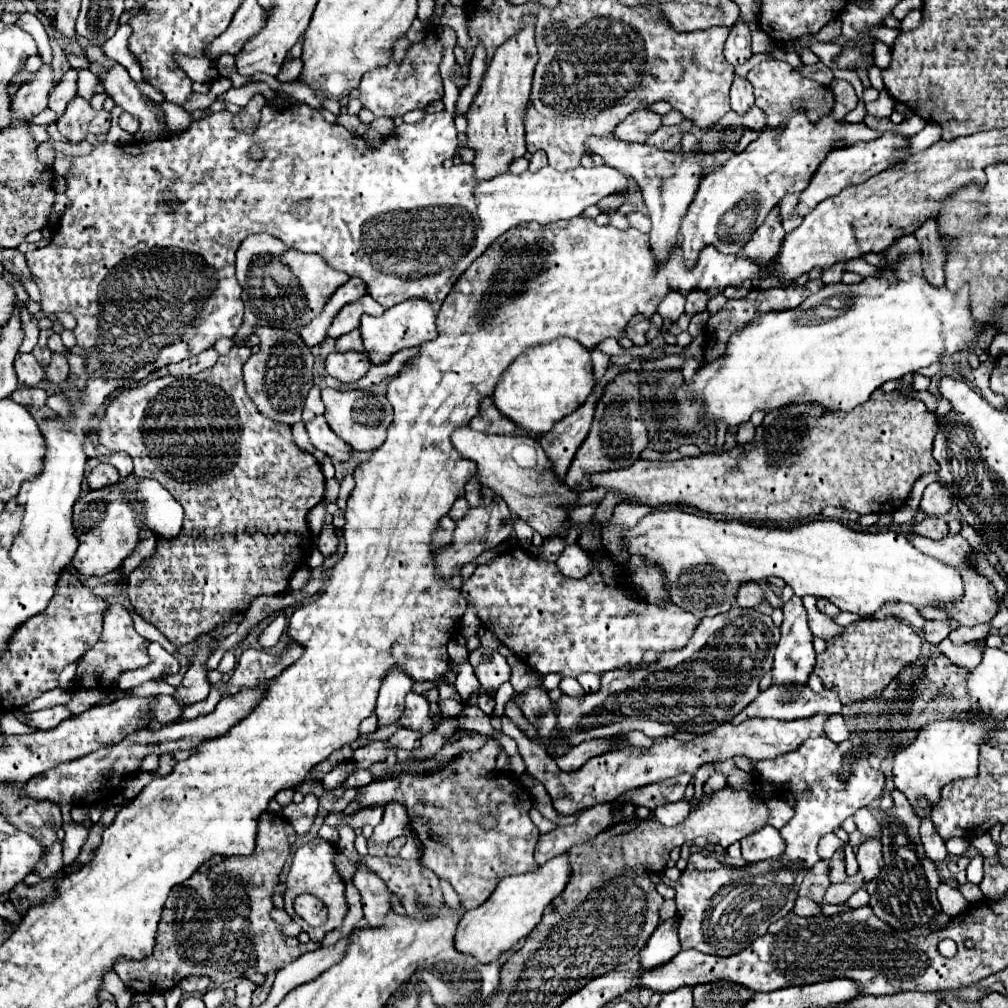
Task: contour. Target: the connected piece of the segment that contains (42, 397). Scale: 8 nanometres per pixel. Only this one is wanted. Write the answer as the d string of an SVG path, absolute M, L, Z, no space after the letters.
M20 387L12 393L12 399L20 405L44 405L48 399L48 393L40 387Z

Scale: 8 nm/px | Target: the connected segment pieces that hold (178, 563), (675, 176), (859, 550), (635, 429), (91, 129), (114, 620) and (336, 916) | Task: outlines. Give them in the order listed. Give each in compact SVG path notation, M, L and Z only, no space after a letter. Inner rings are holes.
M234 345L228 355L218 357L214 367L210 367L210 369L198 373L198 375L192 375L192 377L166 375L166 377L154 379L154 381L148 381L144 385L138 385L134 389L122 391L118 397L112 399L112 403L108 405L100 425L96 429L102 445L106 445L112 451L126 451L132 457L134 471L138 473L138 477L150 477L150 479L160 481L160 485L166 487L172 493L172 497L184 507L184 527L182 527L182 531L170 541L158 539L156 555L152 559L144 561L140 567L136 567L128 577L128 597L132 601L132 607L174 645L188 643L188 641L196 639L198 635L214 629L216 625L228 621L232 613L246 609L248 603L258 595L278 595L278 593L288 591L288 579L290 579L292 571L302 561L306 561L310 551L312 551L312 549L308 549L308 547L312 547L312 537L308 533L306 515L314 505L318 505L322 501L326 479L322 475L320 463L310 453L304 453L294 445L294 441L290 437L290 425L284 425L284 423L278 423L278 421L264 417L256 409L254 401L248 397L248 393L244 389L244 381L242 381L242 365L250 355L252 355L250 347Z
M714 125L712 129L708 129L702 135L696 151L692 151L692 153L684 153L682 149L680 151L662 151L662 149L656 149L650 145L628 143L628 141L620 141L614 137L588 137L586 147L592 153L598 153L614 169L620 169L622 173L628 173L630 177L636 179L636 183L640 185L640 193L644 197L646 209L648 209L648 217L652 221L650 245L652 245L652 249L656 249L658 257L668 257L670 245L676 245L680 239L680 217L684 217L688 205L692 203L692 199L698 191L700 179L702 179L702 159L722 151L726 147L728 133L740 135L742 131L744 131L744 127L730 129L730 127Z
M654 511L648 513L634 529L624 531L624 541L630 553L644 555L662 567L670 581L670 597L682 609L692 609L700 617L726 611L736 597L740 581L764 581L768 577L780 577L794 589L794 595L824 597L838 605L842 611L856 615L874 615L886 603L908 603L914 609L950 605L964 597L964 583L960 571L940 559L934 559L916 547L912 547L904 535L894 531L866 533L854 531L838 521L812 521L794 529L768 529L754 527L742 521L716 521L708 517L696 517L684 511Z
M622 371L612 381L604 385L604 393L594 409L592 429L580 449L574 455L574 461L564 477L564 483L580 493L590 489L588 473L602 471L602 469L622 469L632 465L640 451L648 445L648 429L642 419L642 401L640 401L640 371Z
M76 95L64 115L56 121L60 135L72 143L80 143L86 139L88 133L106 133L110 129L110 113L108 111L94 111L90 103Z
M120 603L110 605L108 613L104 615L104 631L102 631L98 643L78 661L78 673L76 673L76 687L78 689L76 691L84 693L84 689L112 687L118 673L122 673L126 669L144 667L148 663L146 647L148 647L148 639L144 639L142 635L136 633L132 613Z
M316 837L304 845L300 845L296 851L294 851L294 857L292 857L292 865L290 865L290 873L286 877L286 895L284 895L284 911L300 923L302 931L306 931L310 935L310 941L314 943L320 943L324 939L324 935L328 931L334 931L338 929L342 923L344 923L344 917L348 913L348 901L346 901L346 895L344 895L344 881L340 879L338 871L336 871L336 865L334 865L334 857L336 857L338 849L336 845L332 845L330 841L322 839L322 837ZM302 893L310 893L314 897L318 897L326 907L328 907L328 919L324 925L320 927L310 927L306 925L294 911L294 899Z

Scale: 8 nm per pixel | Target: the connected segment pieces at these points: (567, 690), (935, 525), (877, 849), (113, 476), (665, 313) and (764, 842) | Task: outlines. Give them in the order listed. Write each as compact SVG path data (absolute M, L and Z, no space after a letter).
M564 677L562 679L560 691L564 695L568 695L568 697L582 697L582 695L586 695L586 691L580 687L580 683L576 679L572 679L572 677Z
M926 517L926 519L918 521L918 523L914 523L910 533L940 541L940 539L944 539L948 535L948 523L944 519L940 519L940 517Z
M866 837L864 843L860 845L858 853L856 853L856 859L860 865L860 873L864 873L866 881L876 877L880 873L880 869L884 867L880 839L878 837Z
M102 461L98 467L94 467L92 473L88 475L90 489L100 489L100 487L104 487L108 483L116 483L116 481L120 481L120 473L114 465L110 465L106 461Z
M668 293L658 305L658 313L664 319L670 319L672 323L676 323L678 317L684 313L684 297L680 293Z
M764 825L760 831L754 831L748 837L744 837L740 843L742 843L742 857L748 863L780 857L786 849L780 831L774 829L772 825Z

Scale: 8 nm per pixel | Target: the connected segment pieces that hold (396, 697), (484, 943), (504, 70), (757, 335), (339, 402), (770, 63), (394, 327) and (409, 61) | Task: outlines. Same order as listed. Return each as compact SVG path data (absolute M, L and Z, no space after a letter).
M394 667L384 675L378 701L376 701L376 715L378 715L378 727L384 727L392 721L396 721L404 711L404 697L412 689L412 677L402 669Z
M562 853L546 861L532 873L500 879L490 899L472 911L466 911L460 919L456 931L456 949L460 949L462 953L476 955L480 963L494 961L502 951L508 951L518 939L526 937L540 923L542 911L546 909L546 905L552 903L554 897L558 897L564 891L564 887L570 881L570 875L570 855Z
M534 15L522 17L524 27L506 39L494 53L488 69L484 73L482 85L466 113L468 119L468 147L476 151L476 179L486 181L488 177L496 177L496 173L508 171L508 163L514 157L522 157L526 153L526 133L524 133L524 113L530 103L532 75L538 61L538 51L534 43Z
M898 237L886 251L880 253L882 257L882 267L880 273L882 277L866 277L864 281L860 283L852 283L852 285L840 285L838 291L834 291L834 287L830 289L830 293L826 291L818 291L814 295L810 295L802 305L798 305L796 309L788 309L788 311L778 311L778 313L764 313L764 315L758 315L754 321L750 321L744 329L738 329L736 333L732 333L730 341L728 341L728 347L726 347L726 353L714 361L714 363L704 363L690 385L684 385L682 389L678 389L674 393L674 397L670 399L672 403L676 403L676 419L678 419L678 431L682 433L692 433L692 431L698 431L702 427L700 419L698 419L698 413L704 411L708 419L722 419L726 421L730 427L734 425L742 425L750 419L750 415L756 411L756 409L764 409L764 411L770 411L770 409L776 409L780 405L788 405L788 403L796 403L796 401L820 401L822 405L830 405L830 409L854 409L856 405L868 401L868 397L872 395L872 391L876 391L882 383L890 381L890 379L900 379L902 375L906 373L914 373L922 367L928 367L932 363L938 363L940 357L944 355L952 355L956 351L962 351L962 349L972 349L978 341L978 335L982 331L984 325L980 325L974 315L972 315L972 309L970 309L970 285L964 283L956 293L950 293L946 285L930 285L924 277L924 269L922 269L922 255L920 251L916 253L910 253L908 251L908 237Z
M332 387L322 389L322 403L326 407L324 417L330 429L344 439L354 451L369 452L382 445L387 436L387 429L393 420L393 409L386 395L368 393L362 389L338 391Z
M778 59L762 61L760 65L756 65L748 73L748 81L754 87L756 105L760 109L764 109L764 113L766 113L766 125L782 125L786 121L788 113L794 107L806 109L810 121L820 117L820 113L824 113L824 109L832 109L834 107L832 91L828 91L824 85L820 85L820 83L816 83L812 79L800 77L798 73L794 73L794 69L786 61L778 61Z
M406 299L394 307L390 307L384 315L372 317L364 315L360 333L364 339L364 347L370 355L372 363L384 363L392 357L392 353L406 349L406 347L418 347L424 341L432 341L438 337L438 327L436 327L436 309L430 301L424 299Z
M430 27L418 43L412 43L406 49L406 57L402 61L390 59L388 65L368 71L360 81L360 103L364 109L372 111L376 117L402 117L412 109L424 109L428 103L442 99L442 79L438 65L442 61L444 49L438 37L438 29Z

